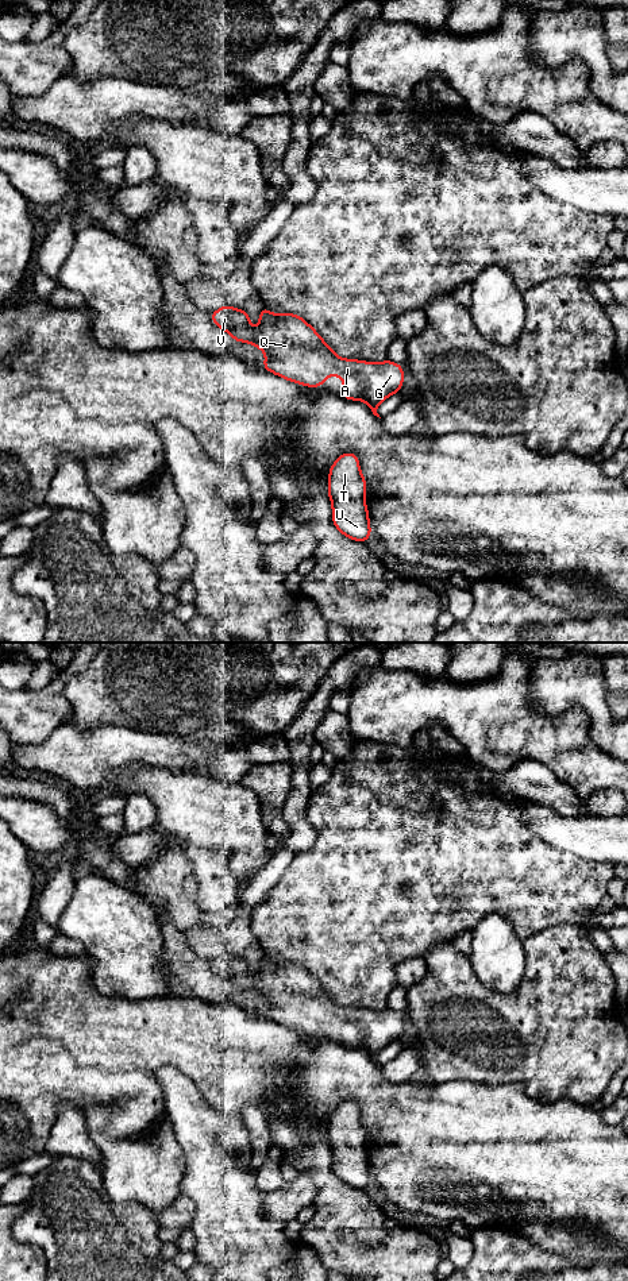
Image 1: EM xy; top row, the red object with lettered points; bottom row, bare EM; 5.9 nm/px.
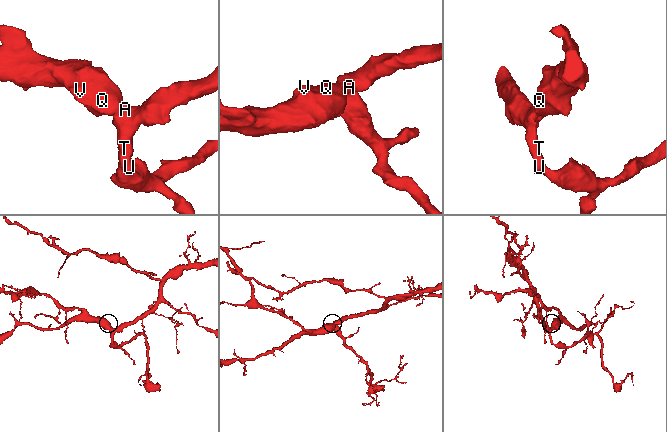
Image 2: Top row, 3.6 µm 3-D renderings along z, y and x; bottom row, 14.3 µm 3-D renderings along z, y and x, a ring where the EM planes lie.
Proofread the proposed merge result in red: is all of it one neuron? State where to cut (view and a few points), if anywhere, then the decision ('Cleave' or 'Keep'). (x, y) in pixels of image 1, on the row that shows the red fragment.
No split. Keep

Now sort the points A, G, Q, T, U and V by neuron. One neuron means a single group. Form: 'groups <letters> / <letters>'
groups A G Q T U V

